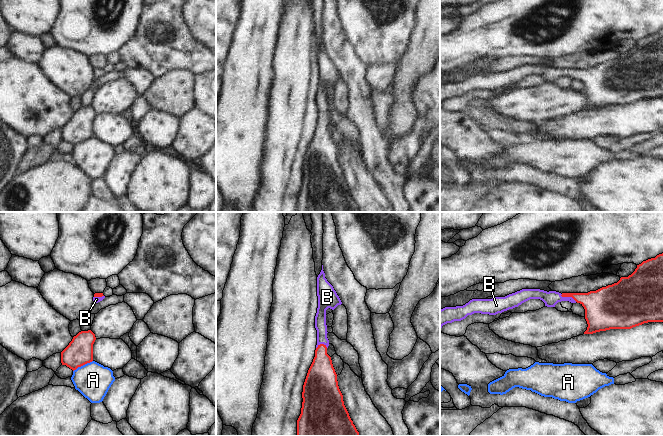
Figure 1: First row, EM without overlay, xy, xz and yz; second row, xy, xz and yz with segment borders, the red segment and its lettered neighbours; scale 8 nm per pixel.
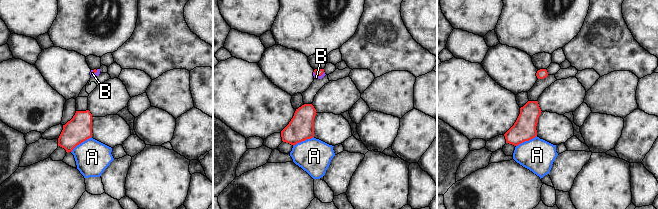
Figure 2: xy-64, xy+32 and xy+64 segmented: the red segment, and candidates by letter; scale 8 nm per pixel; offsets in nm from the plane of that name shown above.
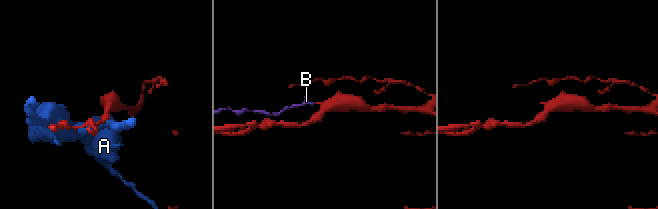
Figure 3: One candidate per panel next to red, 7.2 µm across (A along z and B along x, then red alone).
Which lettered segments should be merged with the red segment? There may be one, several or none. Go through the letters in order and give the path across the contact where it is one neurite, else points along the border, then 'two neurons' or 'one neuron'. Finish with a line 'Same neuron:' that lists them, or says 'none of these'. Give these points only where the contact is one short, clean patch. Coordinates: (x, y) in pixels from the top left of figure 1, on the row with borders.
A: border xy (92, 360), (78, 366), (73, 371); two neurons
B: way yz (598, 304), (584, 298), (568, 296), (551, 298); one neuron
Same neuron: B

